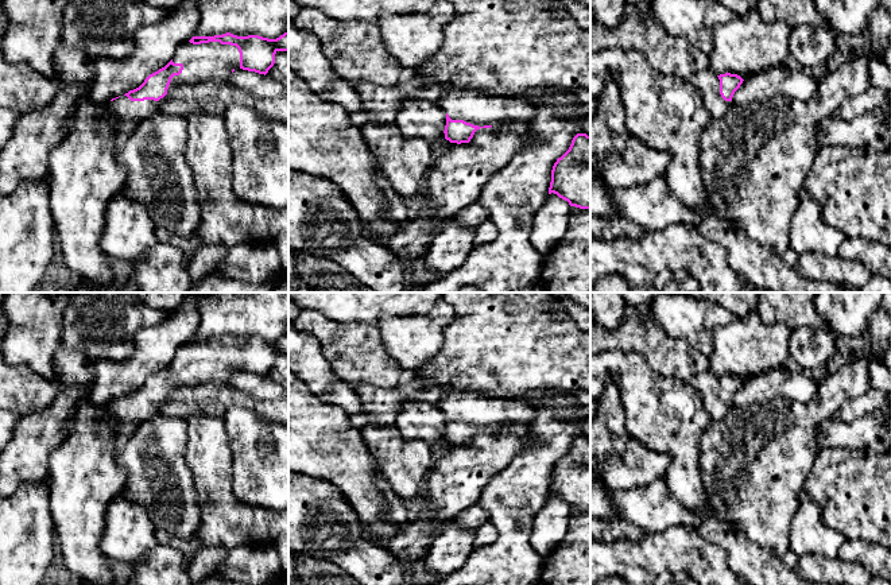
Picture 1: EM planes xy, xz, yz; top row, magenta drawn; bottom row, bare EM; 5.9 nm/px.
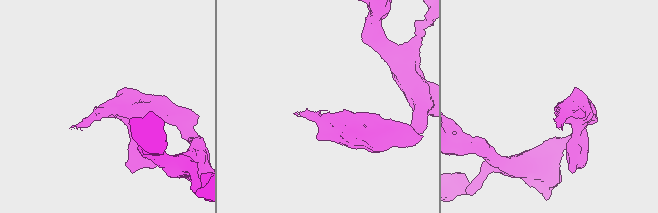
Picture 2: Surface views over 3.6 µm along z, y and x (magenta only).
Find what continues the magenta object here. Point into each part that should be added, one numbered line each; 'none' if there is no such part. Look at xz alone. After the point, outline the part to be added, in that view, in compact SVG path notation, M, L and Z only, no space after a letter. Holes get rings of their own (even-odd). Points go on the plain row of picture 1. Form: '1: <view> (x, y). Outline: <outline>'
1: xz (468, 407). Outline: M450 392L438 408L452 422L464 422L479 429L500 429L508 423L532 426L535 418L535 407L530 404L489 399L473 392Z

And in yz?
1: yz (708, 386). Outline: M708 369L692 377L689 381L700 392L705 408L713 421L720 421L733 408L732 403L725 403L720 396L720 381Z

